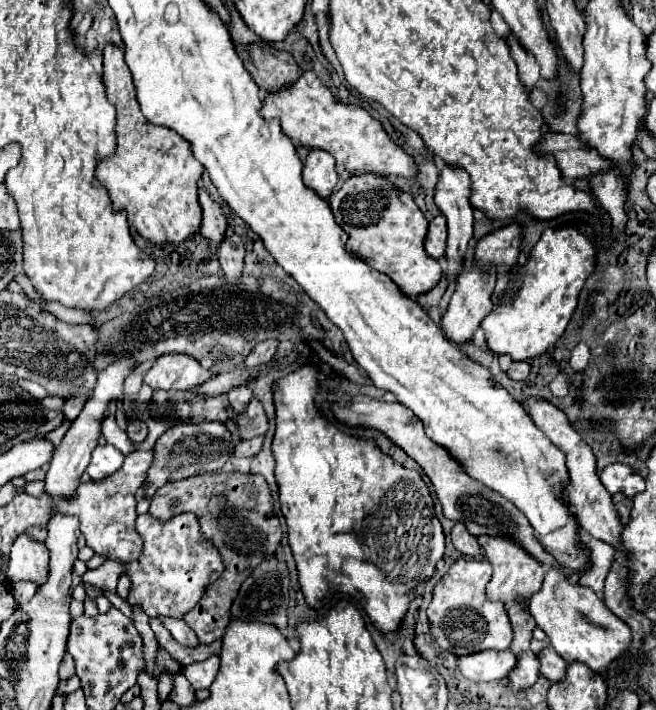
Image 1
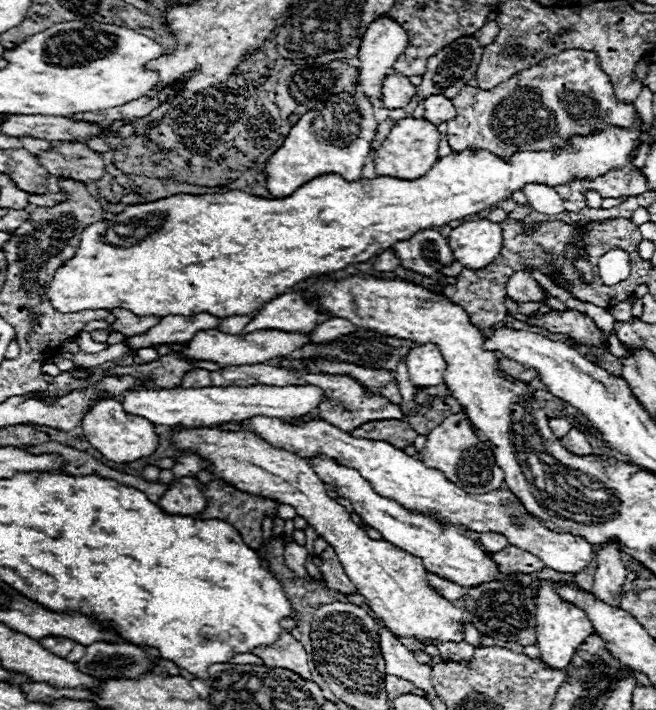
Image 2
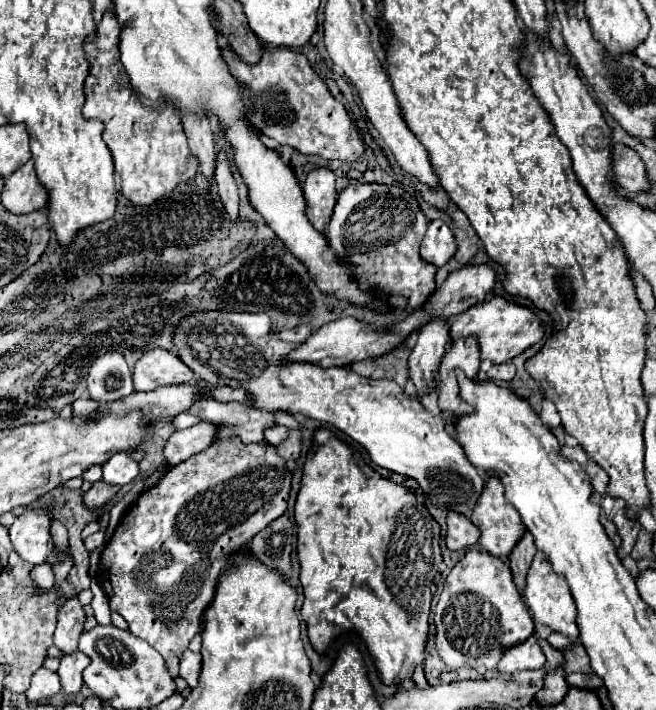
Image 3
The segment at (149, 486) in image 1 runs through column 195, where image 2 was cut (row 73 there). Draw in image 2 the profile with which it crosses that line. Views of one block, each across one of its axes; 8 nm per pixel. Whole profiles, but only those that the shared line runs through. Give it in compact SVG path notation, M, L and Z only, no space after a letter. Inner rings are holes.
M470 36L470 38L458 38L458 42L450 42L450 46L446 46L436 56L432 56L430 62L426 62L426 74L422 76L422 84L416 88L416 96L412 98L410 106L404 108L404 112L410 116L412 108L432 94L442 94L446 98L454 98L462 90L462 86L466 86L468 80L474 78L474 74L478 70L478 62L482 58L482 50L484 48L480 46L480 42L474 36Z

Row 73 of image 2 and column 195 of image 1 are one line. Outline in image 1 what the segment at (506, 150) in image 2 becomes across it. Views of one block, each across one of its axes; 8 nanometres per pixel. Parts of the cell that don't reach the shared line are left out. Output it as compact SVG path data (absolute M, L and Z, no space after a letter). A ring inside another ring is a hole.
M142 514L136 520L136 530L144 538L142 558L126 566L132 580L132 590L128 596L130 604L140 604L144 612L152 616L172 616L182 618L188 610L196 606L208 584L212 584L224 570L222 558L198 530L198 520L194 514L180 514L166 524Z

